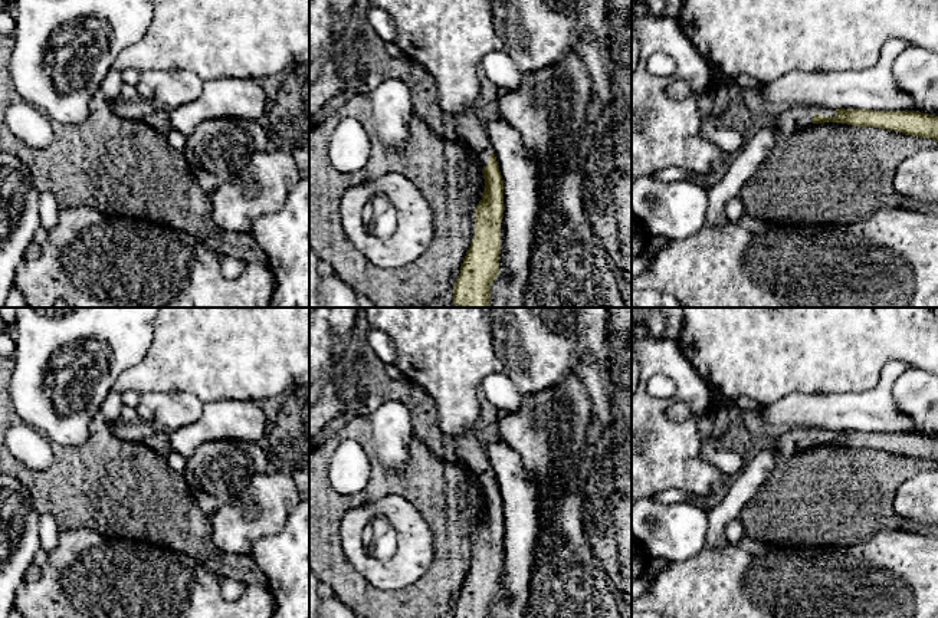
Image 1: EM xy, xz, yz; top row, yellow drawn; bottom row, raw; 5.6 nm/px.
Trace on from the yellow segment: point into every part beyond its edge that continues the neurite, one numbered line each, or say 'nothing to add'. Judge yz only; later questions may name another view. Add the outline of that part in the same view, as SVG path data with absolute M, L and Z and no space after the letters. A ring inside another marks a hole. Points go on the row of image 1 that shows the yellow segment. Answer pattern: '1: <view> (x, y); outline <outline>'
1: yz (789, 120); outline M803 105L780 108L774 119L777 137L786 138L796 132L797 129L811 126L814 114L820 114L823 116L834 116L836 109L807 108Z

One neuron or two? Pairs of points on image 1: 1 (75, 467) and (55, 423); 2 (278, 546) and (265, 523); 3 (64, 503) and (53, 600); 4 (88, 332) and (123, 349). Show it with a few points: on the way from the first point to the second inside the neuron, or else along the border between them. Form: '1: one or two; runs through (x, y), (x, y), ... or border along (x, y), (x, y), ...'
1: two; border along (91, 423), (81, 444), (51, 441)
2: two; border along (294, 509), (278, 532), (259, 538), (248, 554)
3: two; border along (95, 531), (69, 529), (61, 532)
4: one; runs through (97, 332), (105, 332), (114, 341)

